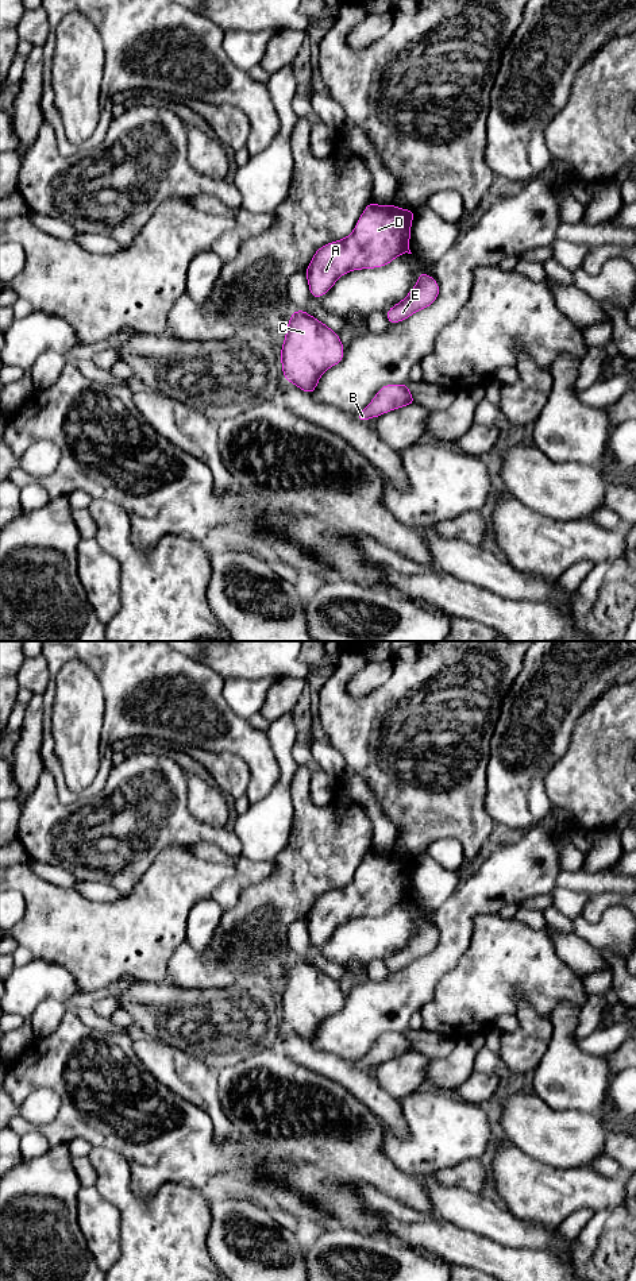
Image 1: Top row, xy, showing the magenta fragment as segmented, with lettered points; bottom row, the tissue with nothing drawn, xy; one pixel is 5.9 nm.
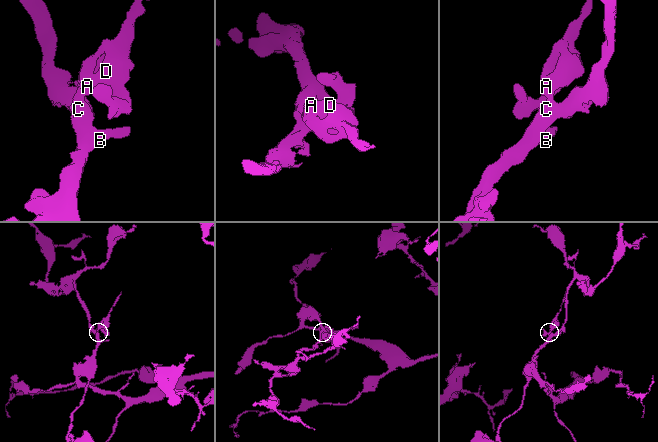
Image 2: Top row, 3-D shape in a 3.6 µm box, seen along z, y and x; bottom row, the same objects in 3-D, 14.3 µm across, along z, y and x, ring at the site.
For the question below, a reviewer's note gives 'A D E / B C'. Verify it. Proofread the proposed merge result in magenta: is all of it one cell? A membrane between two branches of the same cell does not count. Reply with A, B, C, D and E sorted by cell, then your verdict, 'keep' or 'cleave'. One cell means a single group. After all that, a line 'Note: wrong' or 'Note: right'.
A B C D E | keep
Note: wrong

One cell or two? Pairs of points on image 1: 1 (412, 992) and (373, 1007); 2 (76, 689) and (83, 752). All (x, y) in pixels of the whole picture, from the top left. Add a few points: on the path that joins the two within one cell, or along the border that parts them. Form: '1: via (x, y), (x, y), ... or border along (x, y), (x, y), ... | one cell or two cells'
1: via (403, 994), (382, 1007) | one cell
2: via (77, 705), (77, 736) | one cell

